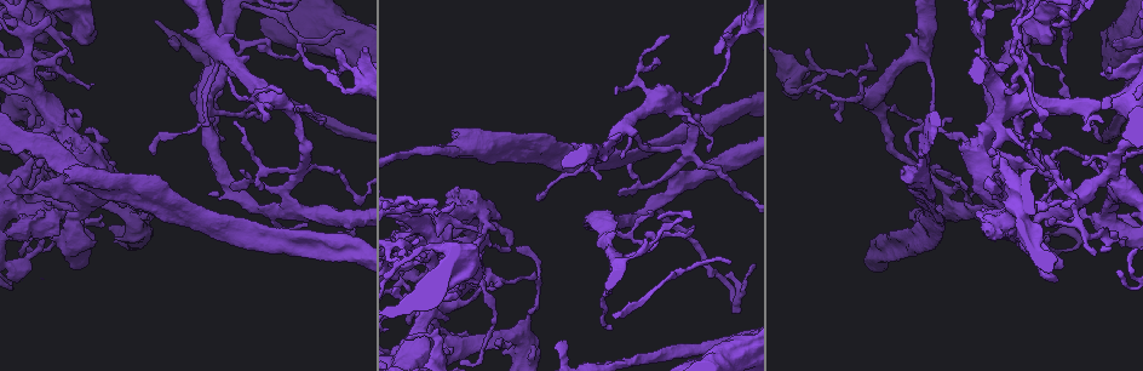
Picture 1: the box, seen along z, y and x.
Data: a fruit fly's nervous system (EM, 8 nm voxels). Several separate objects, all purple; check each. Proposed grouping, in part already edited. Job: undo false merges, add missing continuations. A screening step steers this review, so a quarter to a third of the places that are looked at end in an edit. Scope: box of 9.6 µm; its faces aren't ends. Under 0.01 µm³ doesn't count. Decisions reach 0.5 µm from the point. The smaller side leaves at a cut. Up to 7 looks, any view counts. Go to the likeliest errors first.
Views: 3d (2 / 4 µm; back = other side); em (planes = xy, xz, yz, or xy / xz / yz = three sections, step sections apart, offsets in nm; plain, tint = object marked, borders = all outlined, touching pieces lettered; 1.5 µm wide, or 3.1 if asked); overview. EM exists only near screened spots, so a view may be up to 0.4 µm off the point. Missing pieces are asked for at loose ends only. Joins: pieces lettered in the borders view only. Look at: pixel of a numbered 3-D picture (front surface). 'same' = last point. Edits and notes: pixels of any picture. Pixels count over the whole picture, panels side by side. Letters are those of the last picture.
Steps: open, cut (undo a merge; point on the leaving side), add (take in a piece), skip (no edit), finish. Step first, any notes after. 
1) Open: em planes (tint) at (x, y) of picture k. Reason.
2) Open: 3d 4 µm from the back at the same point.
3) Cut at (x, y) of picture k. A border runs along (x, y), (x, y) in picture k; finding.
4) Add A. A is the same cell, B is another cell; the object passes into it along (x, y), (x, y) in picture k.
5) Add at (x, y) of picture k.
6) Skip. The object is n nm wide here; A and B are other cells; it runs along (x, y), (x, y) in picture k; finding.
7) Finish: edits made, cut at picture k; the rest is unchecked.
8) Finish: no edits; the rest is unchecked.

Open: 3d 4 µm at (183, 29) of picture 1. An open end.

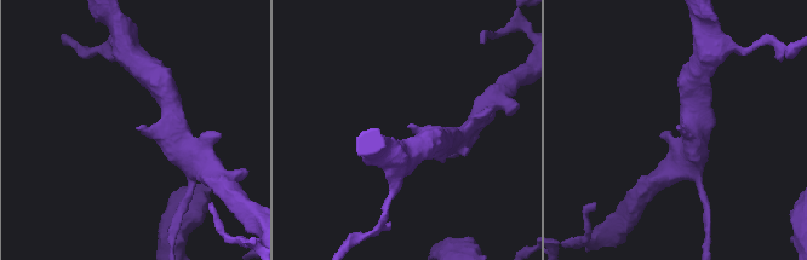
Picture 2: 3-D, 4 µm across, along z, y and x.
Open: em xz step 4 (borders) at (409, 126) of picture 2. Need the tissue.

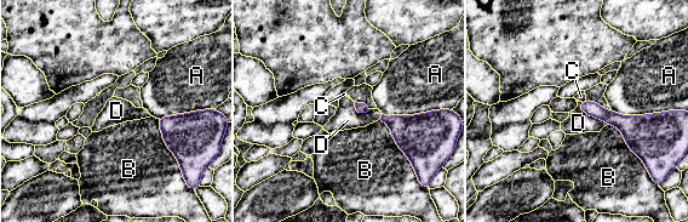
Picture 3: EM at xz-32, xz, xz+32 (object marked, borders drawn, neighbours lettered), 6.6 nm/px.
Open: em planes (borders) at the same point.

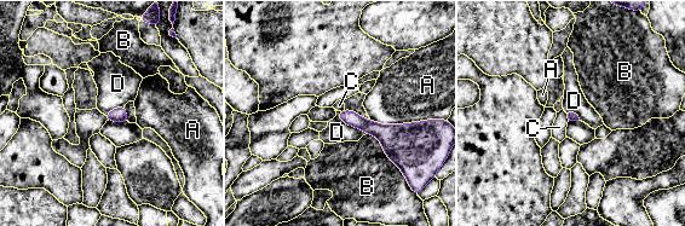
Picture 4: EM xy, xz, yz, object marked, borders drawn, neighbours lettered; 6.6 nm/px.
Skip. A, B, C and D are other cells; a border runs along (337, 114), (346, 123), (367, 133) in picture 4; no lettered piece goes on from it.

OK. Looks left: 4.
Open: em planes (borders) at (171, 42) of picture 1. An open end.

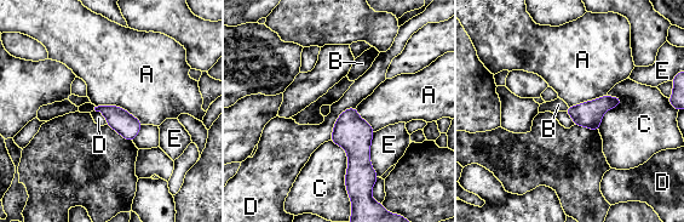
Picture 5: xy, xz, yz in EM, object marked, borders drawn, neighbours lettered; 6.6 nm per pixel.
Add B. The object is 150 nm wide here; the longest contact is with C, 500 nm; B is the same cell, A, C, D and E are other cells; the neuron continues.

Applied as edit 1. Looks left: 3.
Finish: edits made, add at picture 5; the rest is unchecked.

